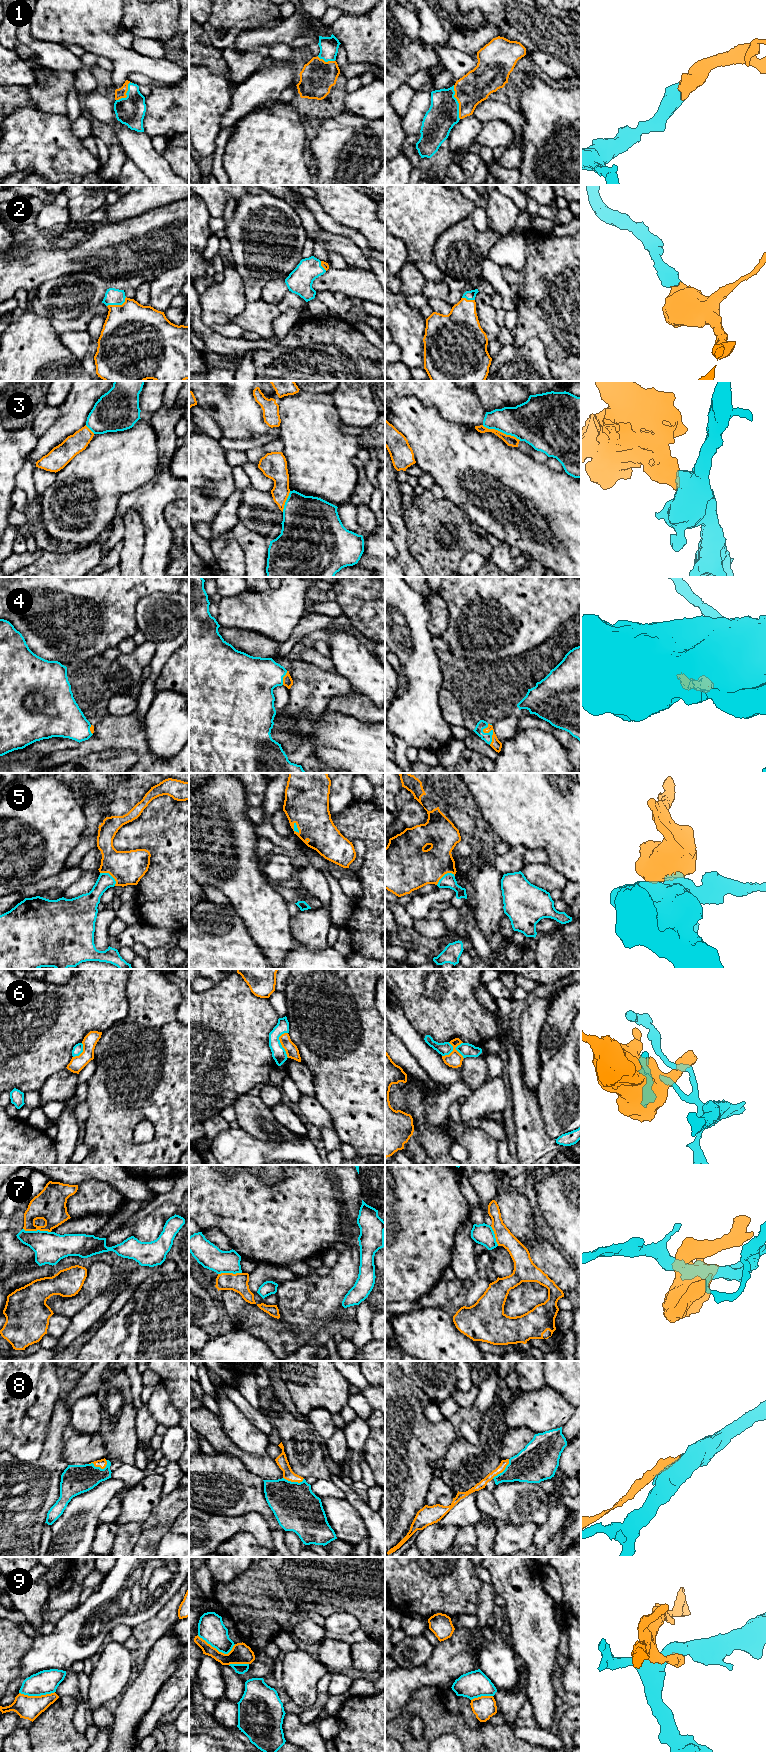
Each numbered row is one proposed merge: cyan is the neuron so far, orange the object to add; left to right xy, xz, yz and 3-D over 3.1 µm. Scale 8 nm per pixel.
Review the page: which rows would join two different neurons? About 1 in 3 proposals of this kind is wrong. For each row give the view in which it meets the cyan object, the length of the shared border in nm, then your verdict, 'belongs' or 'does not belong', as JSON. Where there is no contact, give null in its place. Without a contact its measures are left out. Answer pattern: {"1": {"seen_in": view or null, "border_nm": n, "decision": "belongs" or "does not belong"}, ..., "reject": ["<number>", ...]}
{"1": {"seen_in": "yz", "border_nm": 280, "decision": "belongs"}, "2": {"seen_in": "xy", "border_nm": 180, "decision": "belongs"}, "3": {"seen_in": "yz", "border_nm": 340, "decision": "does not belong"}, "4": {"seen_in": "yz", "border_nm": 170, "decision": "belongs"}, "5": {"seen_in": "xy", "border_nm": 170, "decision": "belongs"}, "6": {"seen_in": "yz", "border_nm": 200, "decision": "does not belong"}, "7": {"seen_in": "xy", "border_nm": 220, "decision": "does not belong"}, "8": {"seen_in": "xy", "border_nm": 150, "decision": "does not belong"}, "9": {"seen_in": "xz", "border_nm": 320, "decision": "does not belong"}, "reject": ["3", "6", "7", "8", "9"]}

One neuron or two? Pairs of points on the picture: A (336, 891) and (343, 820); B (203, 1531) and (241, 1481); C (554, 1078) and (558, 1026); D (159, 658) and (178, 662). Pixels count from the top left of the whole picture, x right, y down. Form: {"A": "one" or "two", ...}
{"A": "two", "B": "two", "C": "two", "D": "two"}

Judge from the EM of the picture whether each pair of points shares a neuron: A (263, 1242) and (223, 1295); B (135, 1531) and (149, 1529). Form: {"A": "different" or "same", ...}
{"A": "different", "B": "different"}

